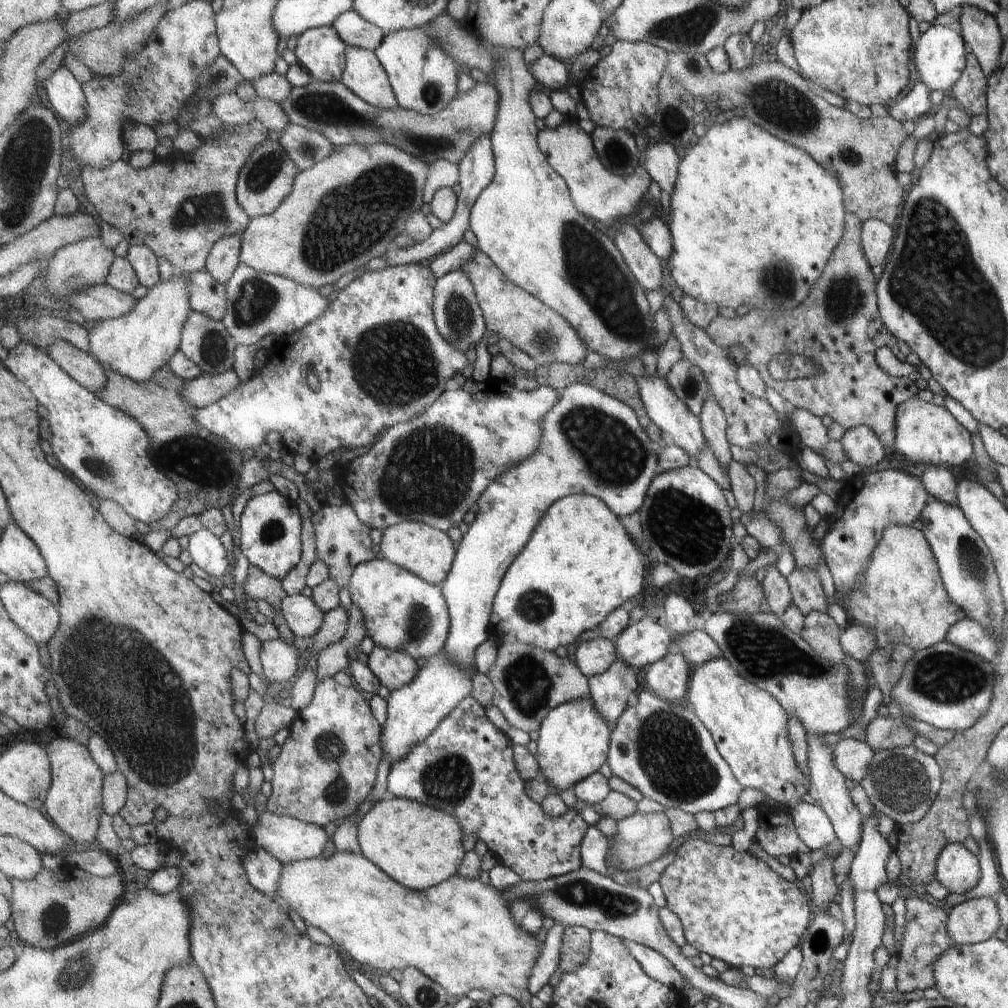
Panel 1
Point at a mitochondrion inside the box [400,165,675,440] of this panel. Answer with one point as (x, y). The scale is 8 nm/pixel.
(604, 286)

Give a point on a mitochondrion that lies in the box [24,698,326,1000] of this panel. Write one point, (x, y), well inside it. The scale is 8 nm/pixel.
(56, 917)

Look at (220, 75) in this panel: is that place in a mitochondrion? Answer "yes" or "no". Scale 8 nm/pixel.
yes

